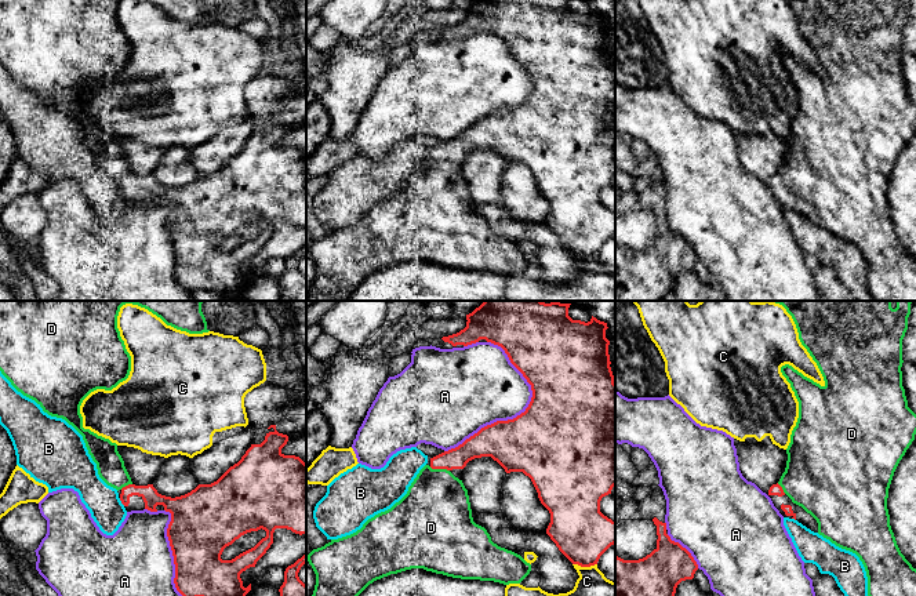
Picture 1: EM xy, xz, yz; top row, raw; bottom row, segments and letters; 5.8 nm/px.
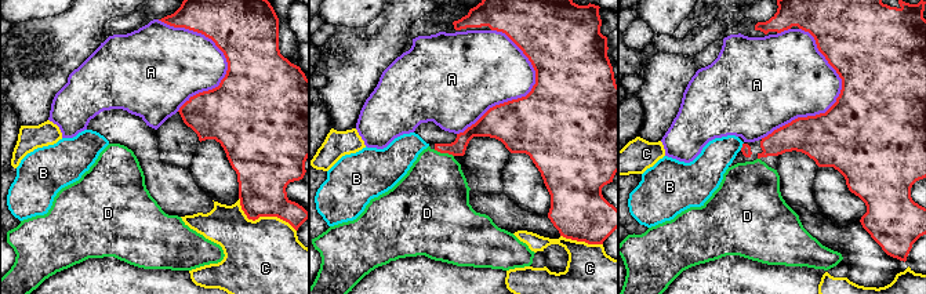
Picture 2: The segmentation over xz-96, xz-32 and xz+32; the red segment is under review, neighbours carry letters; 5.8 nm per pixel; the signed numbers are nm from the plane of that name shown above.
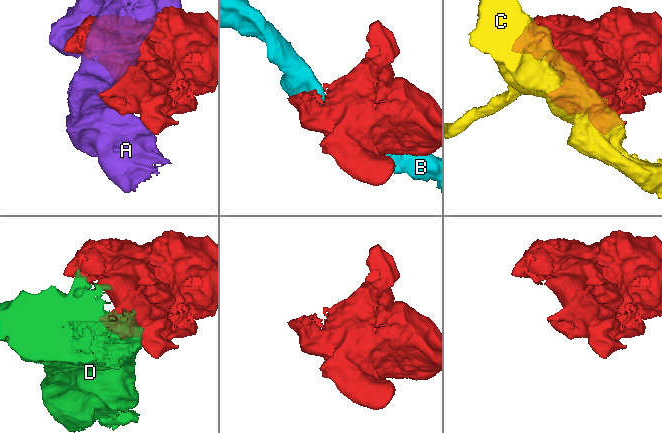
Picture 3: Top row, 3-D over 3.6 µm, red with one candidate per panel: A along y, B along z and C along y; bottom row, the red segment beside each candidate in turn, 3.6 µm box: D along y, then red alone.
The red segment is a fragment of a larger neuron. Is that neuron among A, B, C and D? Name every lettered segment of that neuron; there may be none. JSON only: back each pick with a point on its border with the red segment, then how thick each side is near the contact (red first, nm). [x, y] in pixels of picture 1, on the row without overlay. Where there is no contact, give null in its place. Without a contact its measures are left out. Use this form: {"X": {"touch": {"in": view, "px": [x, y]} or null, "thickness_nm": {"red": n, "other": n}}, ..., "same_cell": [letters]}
{"D": {"touch": {"in": "xz", "px": [439, 159]}, "thickness_nm": {"red": 130, "other": 400}}, "same_cell": ["D"]}

